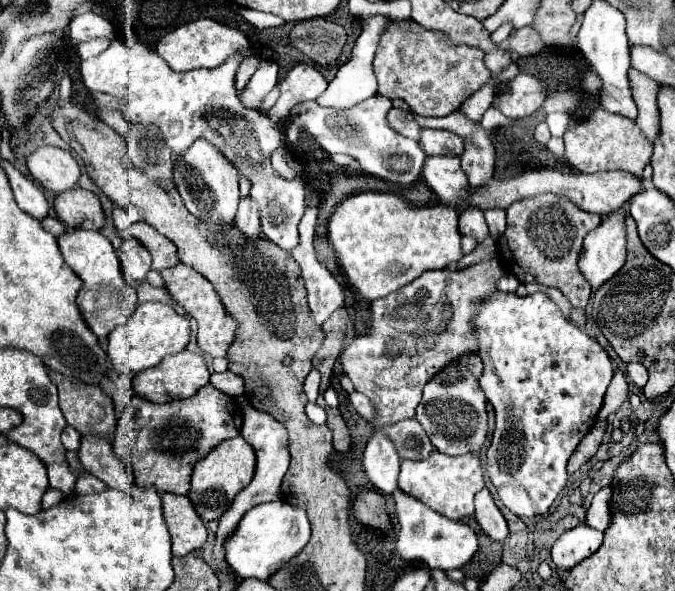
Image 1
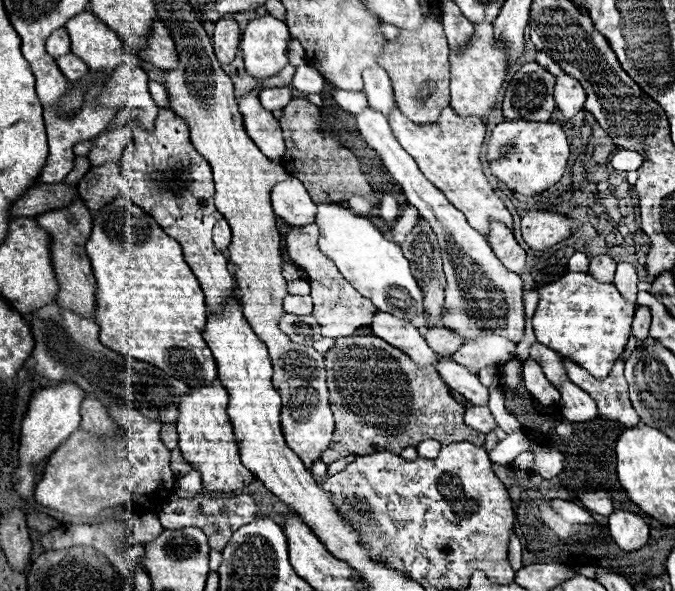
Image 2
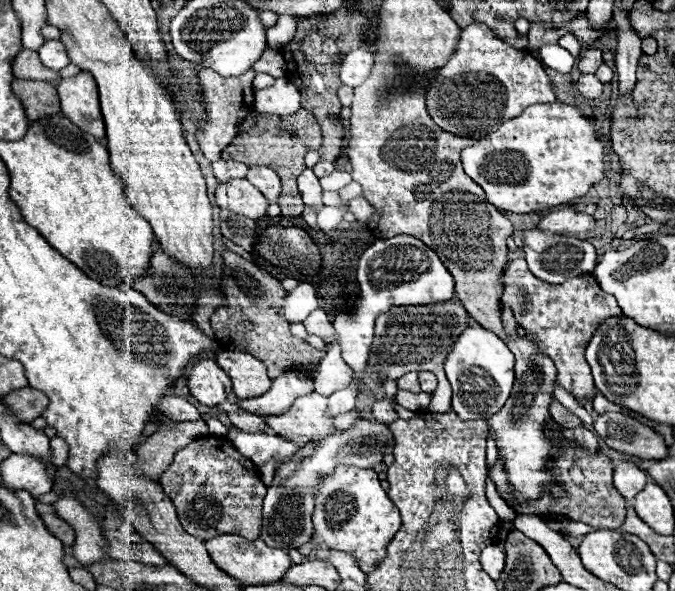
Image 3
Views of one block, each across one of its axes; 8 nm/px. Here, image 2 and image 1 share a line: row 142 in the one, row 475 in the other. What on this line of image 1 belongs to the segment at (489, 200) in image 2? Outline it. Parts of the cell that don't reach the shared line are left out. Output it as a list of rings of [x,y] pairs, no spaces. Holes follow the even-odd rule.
[[[435,451],[426,460],[402,460],[400,490],[424,502],[434,512],[448,516],[450,520],[462,520],[474,514],[474,494],[484,488],[484,472],[476,454],[464,454],[458,458]]]

